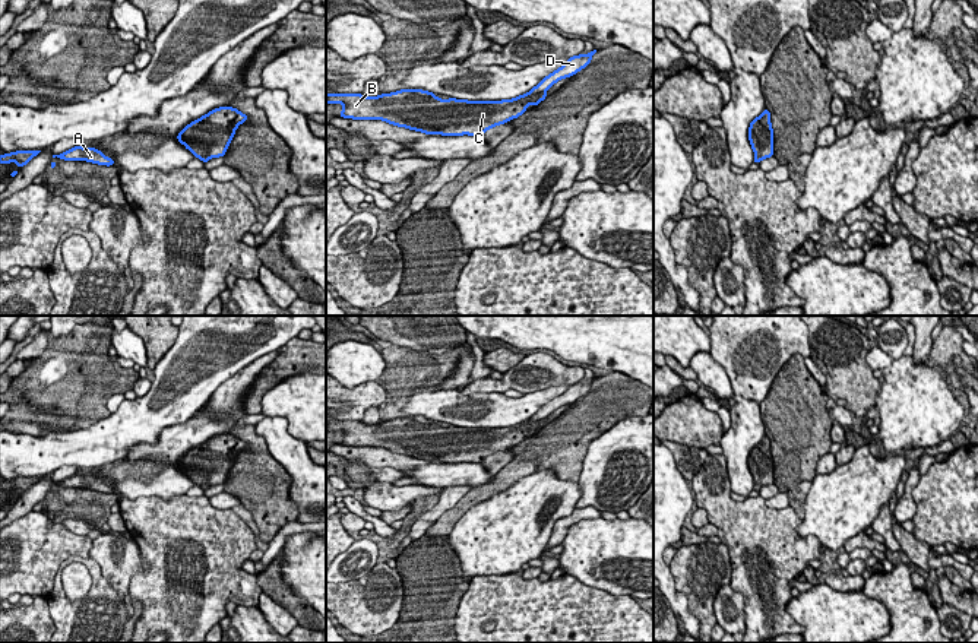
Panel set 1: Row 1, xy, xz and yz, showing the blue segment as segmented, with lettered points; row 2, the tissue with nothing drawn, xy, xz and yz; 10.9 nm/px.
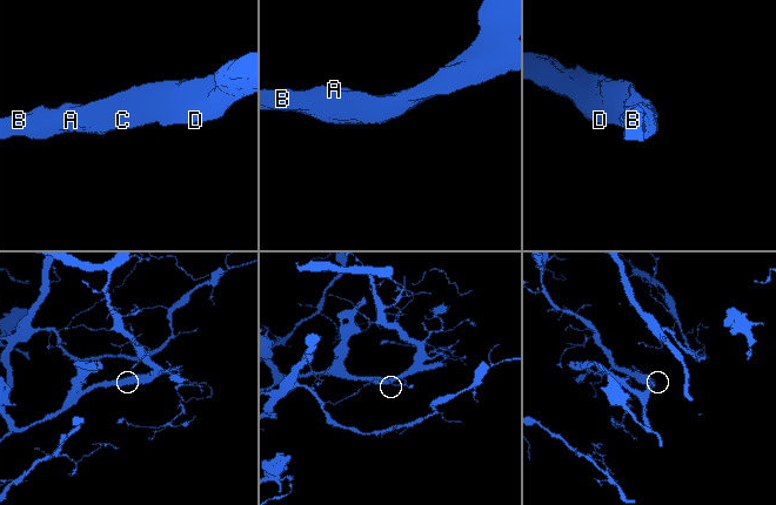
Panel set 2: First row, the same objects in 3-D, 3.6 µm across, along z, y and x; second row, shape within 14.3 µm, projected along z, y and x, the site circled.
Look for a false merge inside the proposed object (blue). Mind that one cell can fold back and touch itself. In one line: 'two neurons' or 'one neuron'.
two neurons

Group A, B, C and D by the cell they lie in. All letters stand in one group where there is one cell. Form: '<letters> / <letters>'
A B C / D

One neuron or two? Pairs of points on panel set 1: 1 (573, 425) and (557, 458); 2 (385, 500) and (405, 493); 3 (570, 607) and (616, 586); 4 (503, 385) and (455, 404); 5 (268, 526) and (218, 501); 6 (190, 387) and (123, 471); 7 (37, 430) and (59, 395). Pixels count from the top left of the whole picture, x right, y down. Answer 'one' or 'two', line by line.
1: one
2: one
3: two
4: two
5: two
6: two
7: two

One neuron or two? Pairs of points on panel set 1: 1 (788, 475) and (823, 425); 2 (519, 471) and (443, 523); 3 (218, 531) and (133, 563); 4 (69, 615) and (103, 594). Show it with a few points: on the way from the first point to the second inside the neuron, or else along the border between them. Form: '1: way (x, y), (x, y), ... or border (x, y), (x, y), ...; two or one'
1: way (793, 463), (795, 453), (812, 437); one
2: way (500, 482), (474, 496), (462, 506); one
3: border (130, 535), (142, 570), (127, 589); two
4: way (78, 615), (94, 599); one

